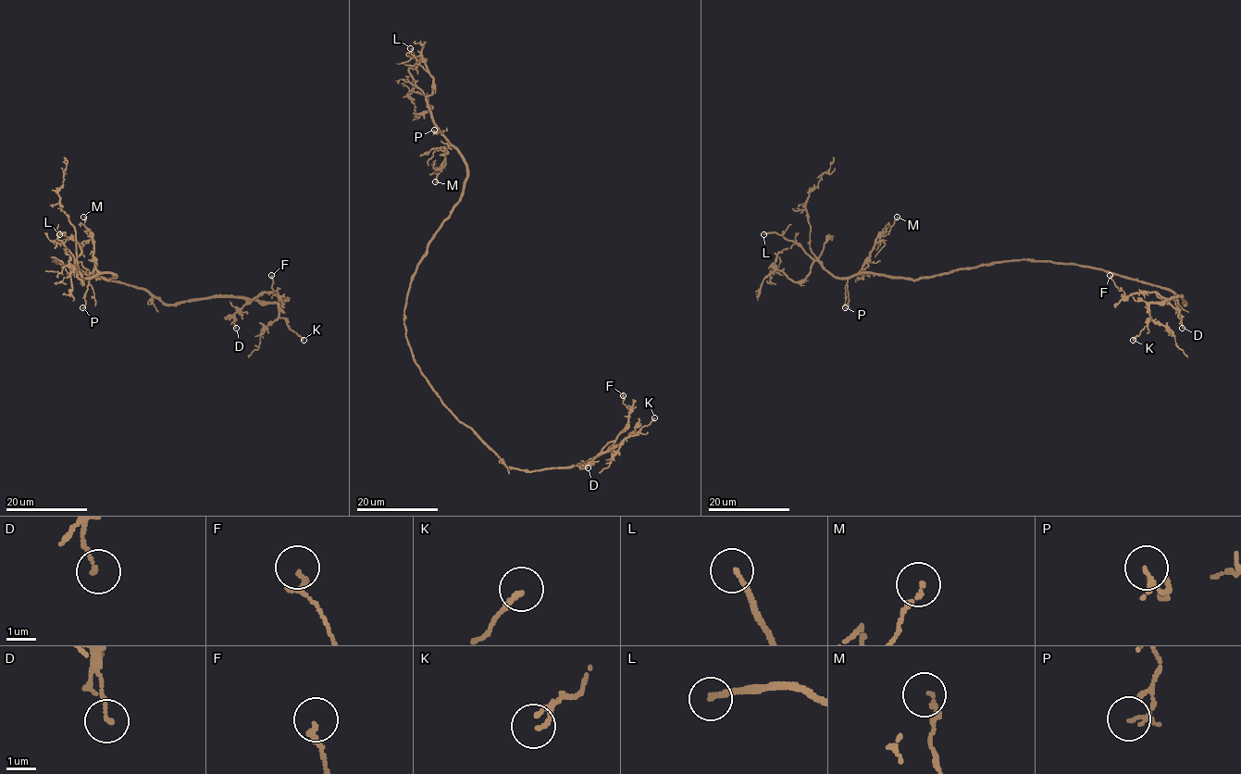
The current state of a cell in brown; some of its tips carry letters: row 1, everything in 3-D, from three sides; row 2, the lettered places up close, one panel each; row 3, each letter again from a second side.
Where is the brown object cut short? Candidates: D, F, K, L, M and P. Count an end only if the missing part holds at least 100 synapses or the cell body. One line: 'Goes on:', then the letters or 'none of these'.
Goes on: L

